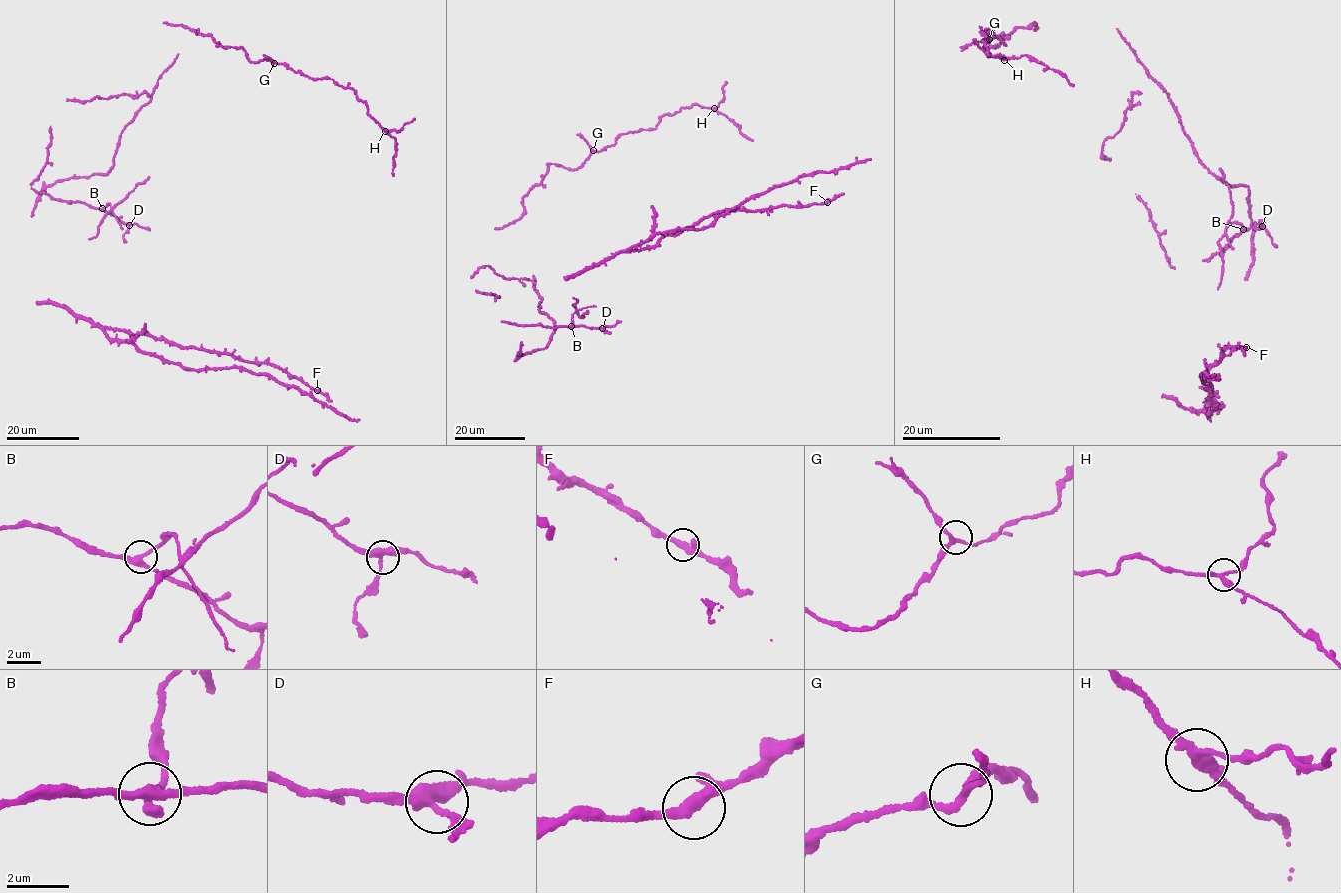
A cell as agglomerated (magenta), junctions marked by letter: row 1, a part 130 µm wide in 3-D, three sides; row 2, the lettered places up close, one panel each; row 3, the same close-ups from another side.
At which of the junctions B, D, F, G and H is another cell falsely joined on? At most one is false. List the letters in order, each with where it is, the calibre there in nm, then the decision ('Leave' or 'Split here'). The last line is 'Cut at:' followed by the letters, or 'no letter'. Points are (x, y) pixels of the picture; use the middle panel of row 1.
B: Place: (571, 326). Thickness 320 nm. Split here
D: Place: (602, 328). Thickness 360 nm. Leave
F: Place: (827, 202). Thickness 300 nm. Leave
G: Place: (593, 150). Thickness 220 nm. Leave
H: Place: (714, 108). Thickness 260 nm. Leave
Cut at: B

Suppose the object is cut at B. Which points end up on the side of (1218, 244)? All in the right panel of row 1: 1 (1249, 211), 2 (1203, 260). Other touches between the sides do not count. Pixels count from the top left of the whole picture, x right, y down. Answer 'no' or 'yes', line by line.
1: no
2: no

